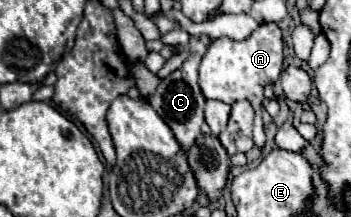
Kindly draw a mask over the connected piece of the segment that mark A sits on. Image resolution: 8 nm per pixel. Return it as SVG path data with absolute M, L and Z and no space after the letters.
M262 24L248 40L234 42L230 38L218 38L214 40L199 66L199 86L202 94L212 100L220 100L224 104L234 104L238 100L248 100L254 110L256 110L256 120L254 120L254 146L264 148L266 138L264 138L264 126L260 118L260 108L262 108L262 88L266 82L276 82L282 74L282 32L276 24Z

